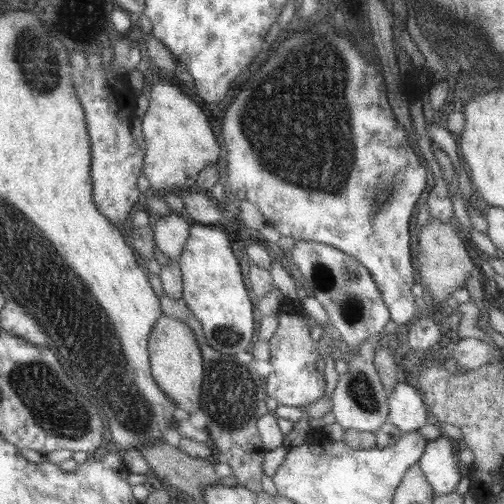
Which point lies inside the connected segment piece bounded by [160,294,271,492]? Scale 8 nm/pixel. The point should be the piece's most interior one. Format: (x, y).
(234, 399)

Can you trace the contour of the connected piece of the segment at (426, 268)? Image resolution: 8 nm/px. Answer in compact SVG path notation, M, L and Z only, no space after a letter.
M431 221L423 225L418 238L420 250L417 254L422 283L432 296L443 303L453 303L453 291L464 288L465 283L475 272L475 262L467 250L465 239L457 232L457 225L443 221Z

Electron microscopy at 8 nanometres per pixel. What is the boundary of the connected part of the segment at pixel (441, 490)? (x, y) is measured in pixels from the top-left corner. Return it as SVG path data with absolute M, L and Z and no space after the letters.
M441 436L437 440L429 440L419 465L431 481L437 495L454 493L463 480L459 470L459 457L455 456L455 449L461 444L448 436Z

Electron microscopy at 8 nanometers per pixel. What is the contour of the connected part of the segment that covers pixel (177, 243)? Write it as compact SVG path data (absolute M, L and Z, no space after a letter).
M166 212L166 217L154 219L152 223L159 250L166 254L169 263L180 263L191 236L193 221L183 212L182 215L177 212Z

